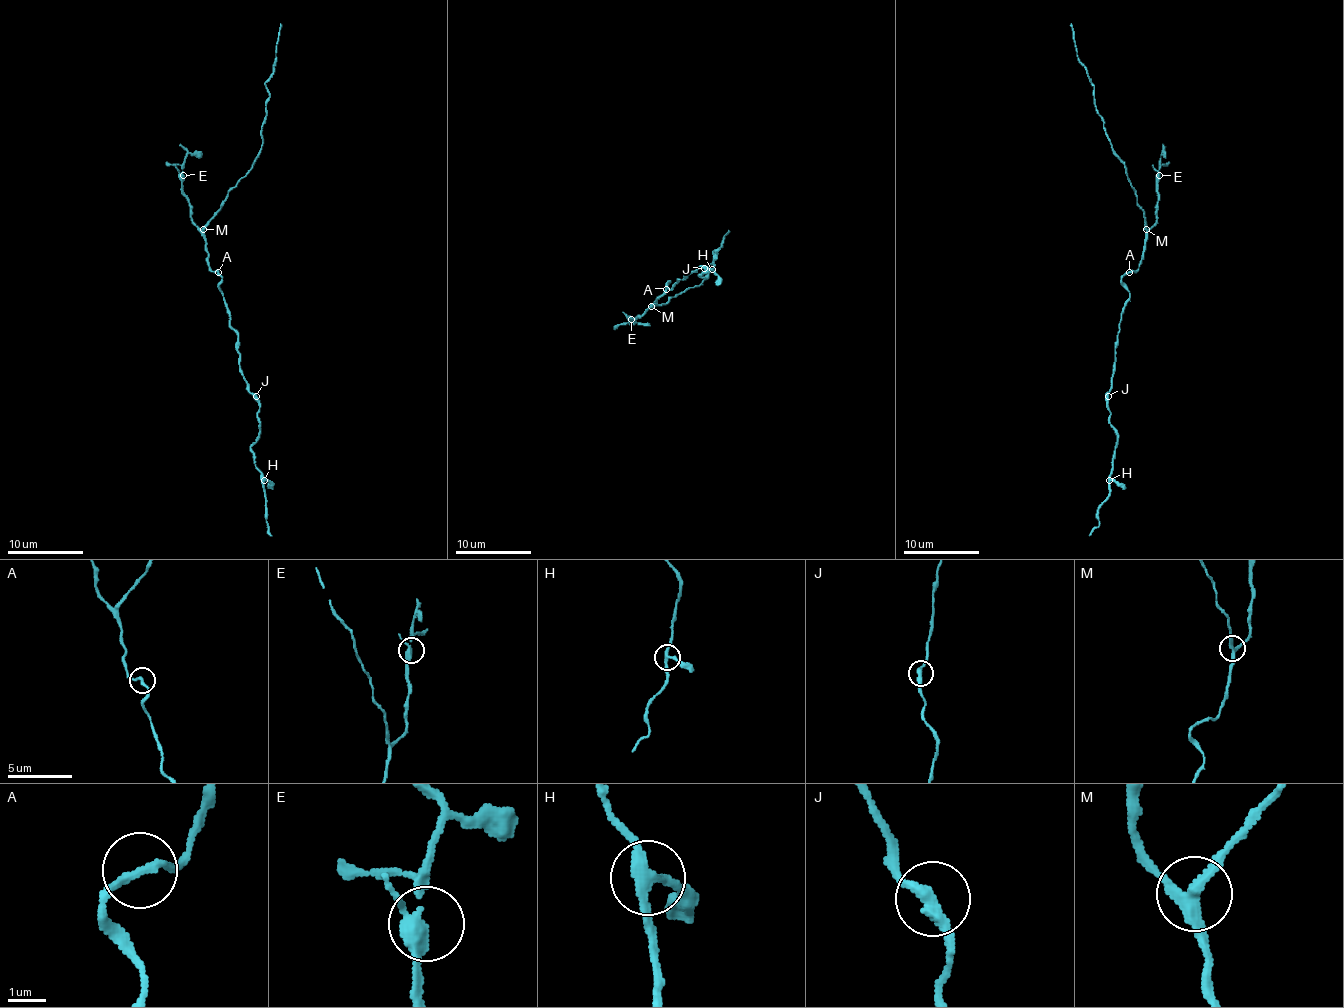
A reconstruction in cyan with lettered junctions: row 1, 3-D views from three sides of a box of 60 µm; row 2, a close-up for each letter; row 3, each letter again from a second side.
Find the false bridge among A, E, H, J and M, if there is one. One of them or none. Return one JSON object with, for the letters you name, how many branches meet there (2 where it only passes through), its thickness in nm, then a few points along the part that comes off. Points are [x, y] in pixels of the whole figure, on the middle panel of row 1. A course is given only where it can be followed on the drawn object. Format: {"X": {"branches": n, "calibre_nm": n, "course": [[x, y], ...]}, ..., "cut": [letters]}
{"M": {"branches": 3, "calibre_nm": 280, "course": [[651, 306], [660, 306], [706, 279], [713, 254], [717, 254], [713, 252], [721, 247], [723, 237], [729, 231]]}, "cut": ["M"]}

